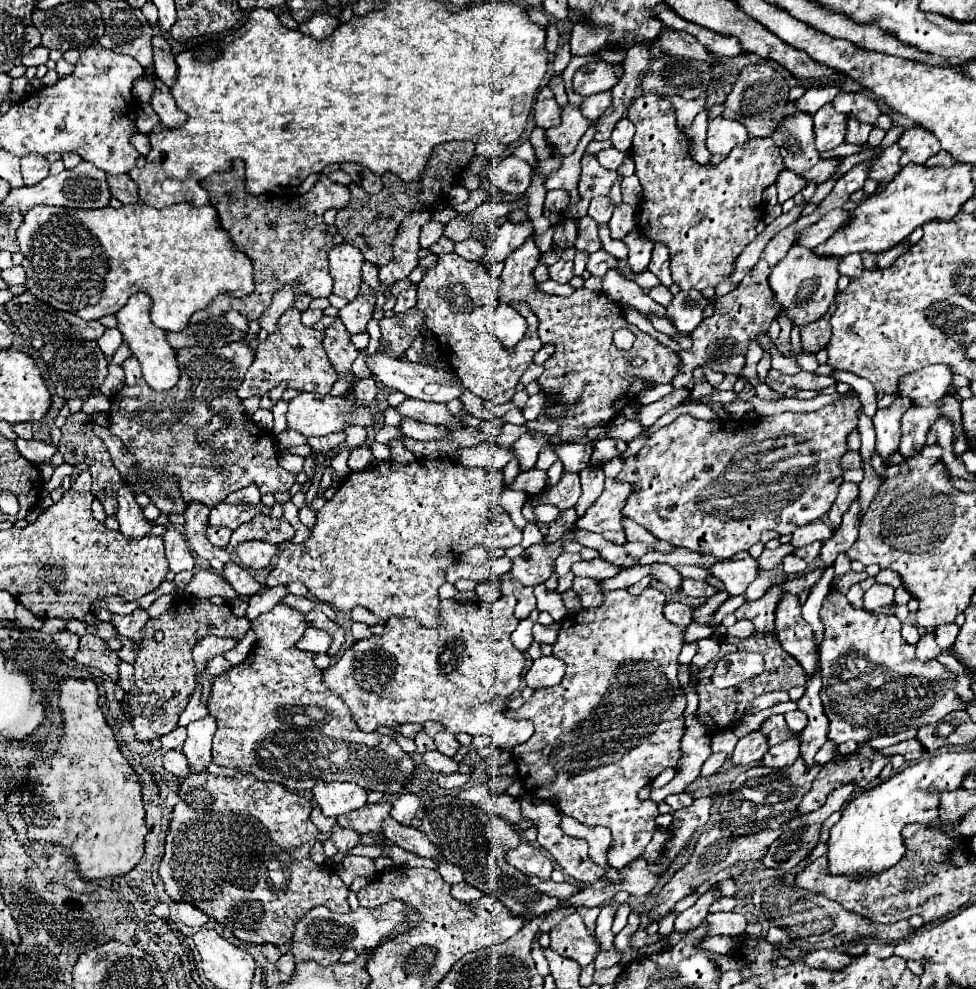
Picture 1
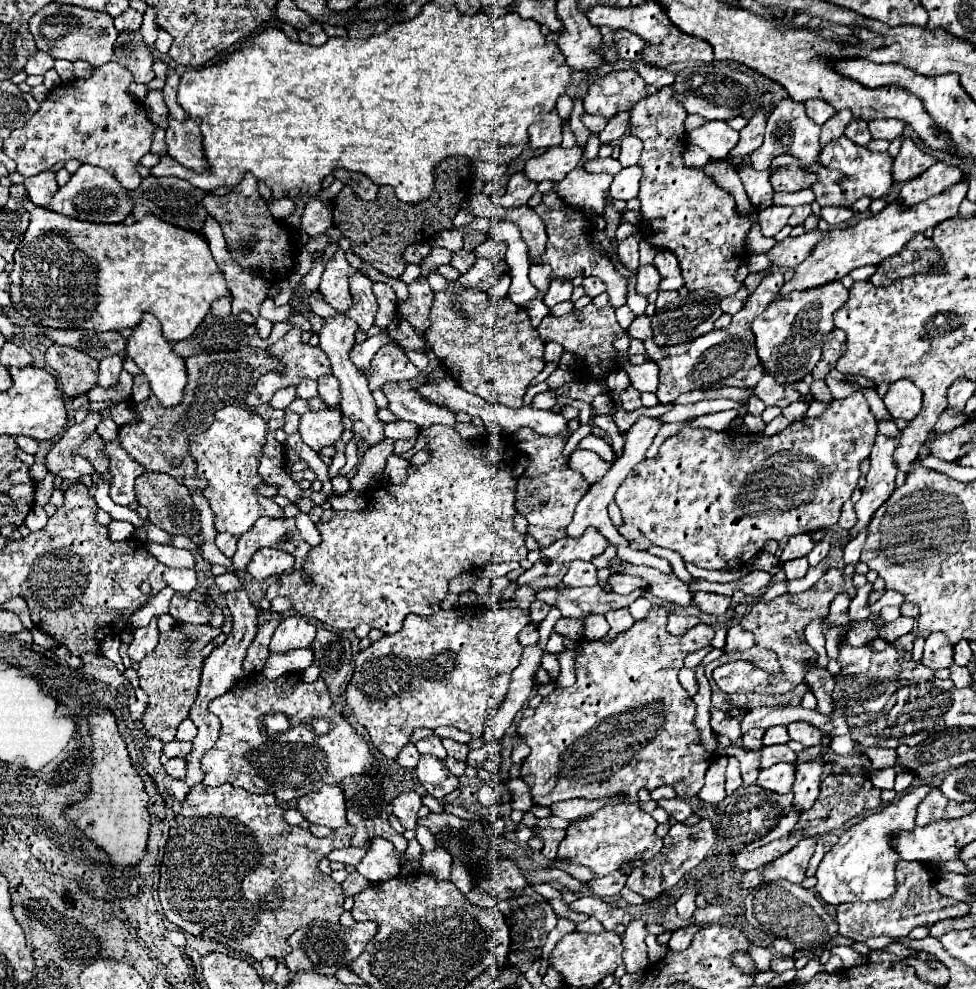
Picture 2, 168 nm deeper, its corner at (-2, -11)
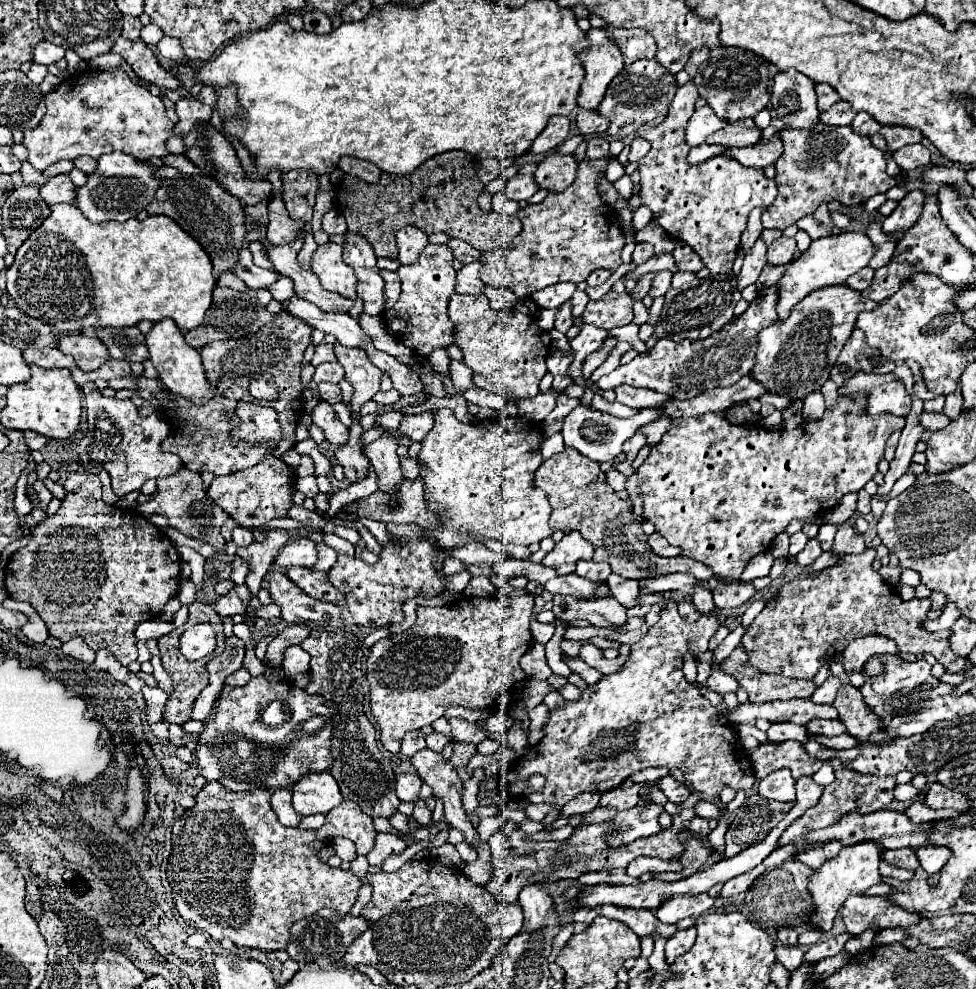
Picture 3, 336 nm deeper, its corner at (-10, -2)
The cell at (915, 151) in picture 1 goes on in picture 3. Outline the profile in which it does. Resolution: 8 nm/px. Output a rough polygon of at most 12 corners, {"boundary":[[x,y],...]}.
{"boundary":[[922,143],[904,145],[894,153],[902,171],[930,165]]}

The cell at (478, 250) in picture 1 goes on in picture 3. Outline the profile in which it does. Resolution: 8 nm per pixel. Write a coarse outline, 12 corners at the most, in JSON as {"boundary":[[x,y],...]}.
{"boundary":[[450,239],[454,259],[472,263],[480,259],[480,251],[472,245]]}

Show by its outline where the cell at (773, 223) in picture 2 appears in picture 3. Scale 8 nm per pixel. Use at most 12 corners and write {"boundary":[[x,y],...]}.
{"boundary":[[852,127],[780,131],[766,229],[822,201],[862,205],[896,181]]}

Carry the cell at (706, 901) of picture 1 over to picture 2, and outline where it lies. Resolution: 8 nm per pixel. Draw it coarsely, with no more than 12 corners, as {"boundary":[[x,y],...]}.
{"boundary":[[686,926],[672,934],[668,948],[682,952],[700,926]]}

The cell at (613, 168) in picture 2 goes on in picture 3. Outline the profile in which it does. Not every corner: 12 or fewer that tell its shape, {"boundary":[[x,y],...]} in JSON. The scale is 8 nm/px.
{"boundary":[[604,137],[588,139],[588,159],[614,159]]}

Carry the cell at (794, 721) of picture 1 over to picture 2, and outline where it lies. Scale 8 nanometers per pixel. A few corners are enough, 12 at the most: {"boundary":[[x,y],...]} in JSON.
{"boundary":[[790,724],[792,740],[804,746],[818,746],[822,732],[812,724]]}

